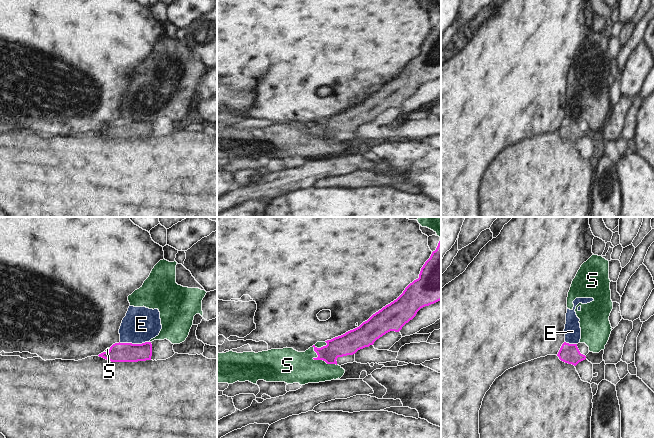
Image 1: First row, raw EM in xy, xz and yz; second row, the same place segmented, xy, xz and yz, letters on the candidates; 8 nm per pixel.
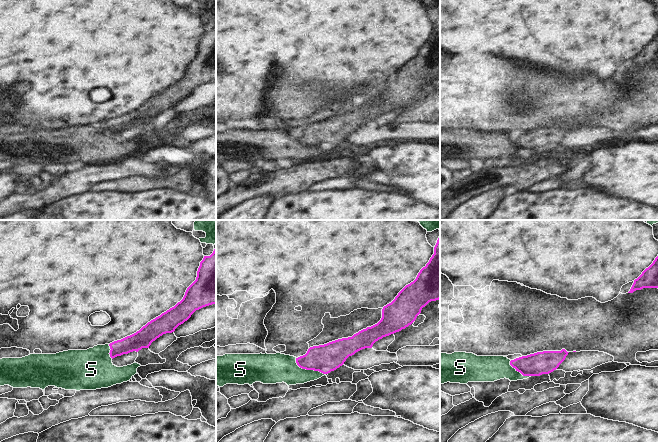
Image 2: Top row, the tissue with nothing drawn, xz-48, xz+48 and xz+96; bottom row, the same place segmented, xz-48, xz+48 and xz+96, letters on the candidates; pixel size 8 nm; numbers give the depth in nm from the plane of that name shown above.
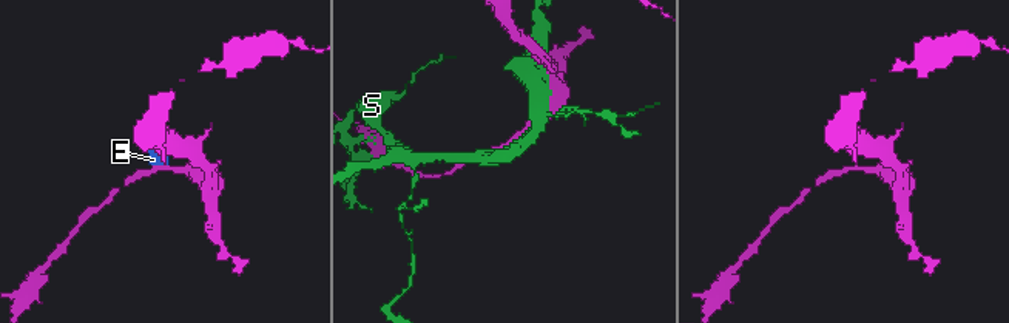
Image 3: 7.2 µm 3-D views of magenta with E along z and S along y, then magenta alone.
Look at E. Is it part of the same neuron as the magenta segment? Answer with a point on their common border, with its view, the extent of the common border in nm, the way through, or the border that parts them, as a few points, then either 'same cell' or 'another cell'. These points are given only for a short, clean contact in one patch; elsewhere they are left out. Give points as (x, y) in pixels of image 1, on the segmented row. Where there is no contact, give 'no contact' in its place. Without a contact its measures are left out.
meets magenta in xy at (133, 344); contact 240 nm long; border along xy (148, 341), (141, 343), (119, 342); another cell

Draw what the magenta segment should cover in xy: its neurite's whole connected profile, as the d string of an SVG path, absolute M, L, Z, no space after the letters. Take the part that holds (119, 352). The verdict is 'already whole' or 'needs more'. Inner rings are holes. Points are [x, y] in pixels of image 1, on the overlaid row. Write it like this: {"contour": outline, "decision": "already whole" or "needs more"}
{"contour": "M115 343L107 352L98 355L111 362L138 362L151 360L152 344Z", "decision": "already whole"}

